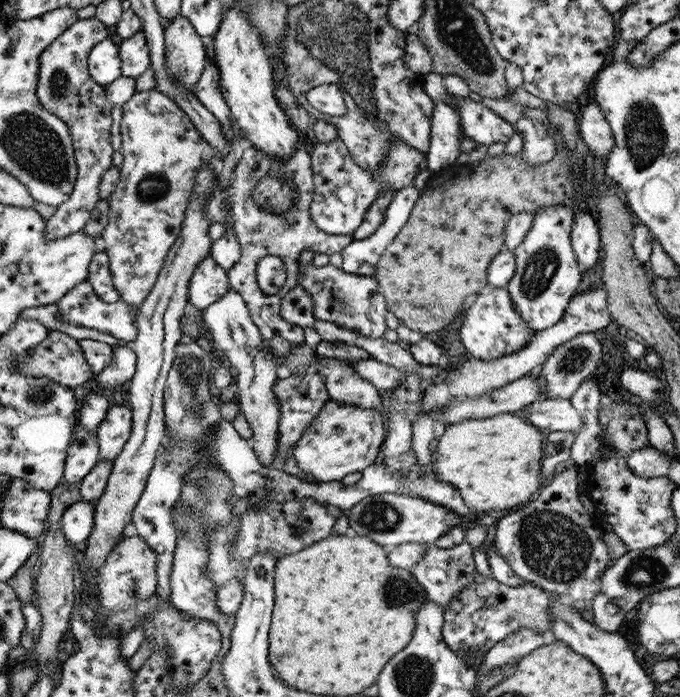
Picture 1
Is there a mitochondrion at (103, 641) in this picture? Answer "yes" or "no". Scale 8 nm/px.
no

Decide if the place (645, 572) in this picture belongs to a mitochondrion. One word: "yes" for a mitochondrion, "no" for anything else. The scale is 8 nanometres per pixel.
yes

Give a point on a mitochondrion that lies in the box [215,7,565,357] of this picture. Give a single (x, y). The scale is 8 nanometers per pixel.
(274, 194)

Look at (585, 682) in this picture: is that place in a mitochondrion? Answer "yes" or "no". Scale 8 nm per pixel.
no

